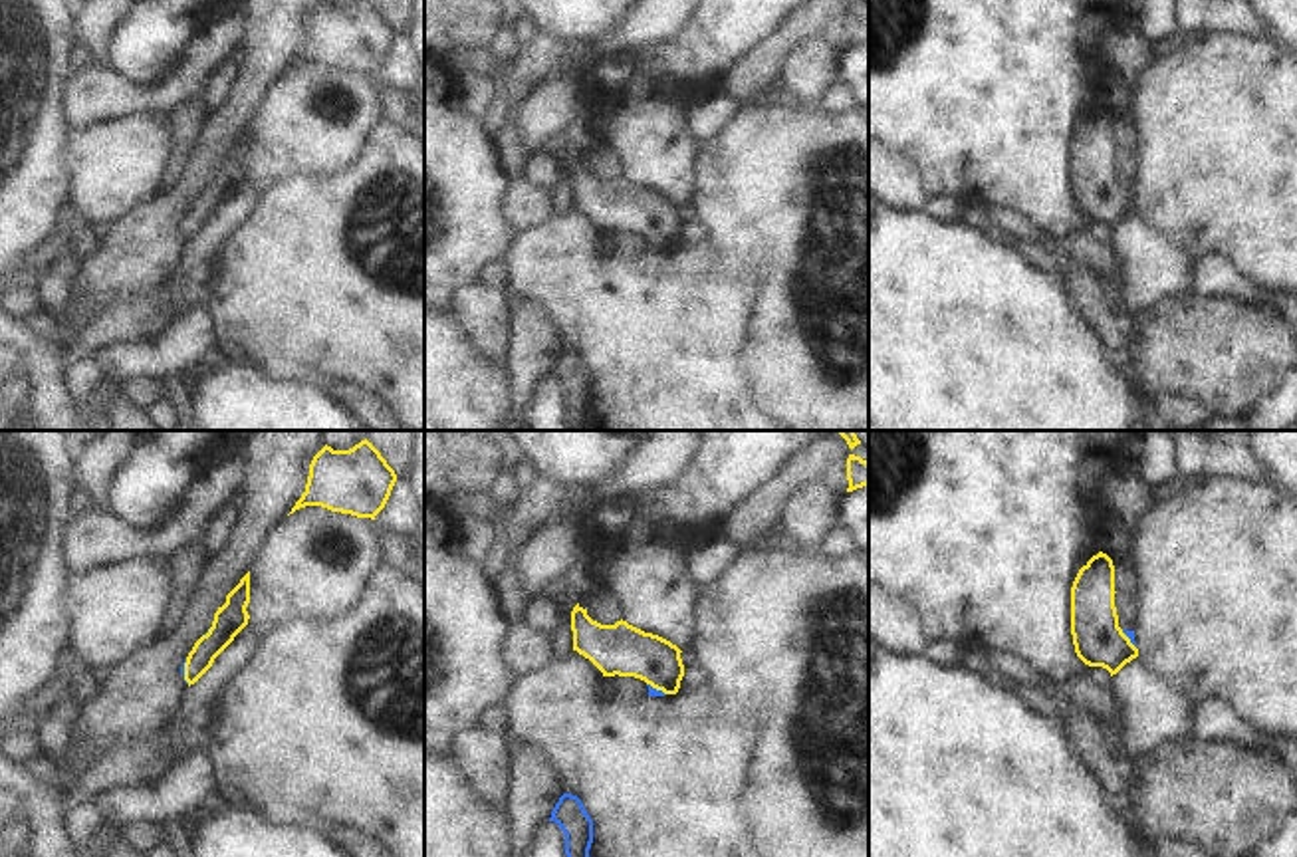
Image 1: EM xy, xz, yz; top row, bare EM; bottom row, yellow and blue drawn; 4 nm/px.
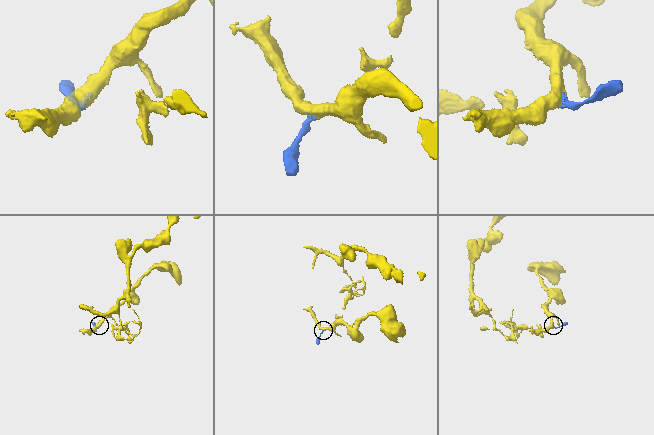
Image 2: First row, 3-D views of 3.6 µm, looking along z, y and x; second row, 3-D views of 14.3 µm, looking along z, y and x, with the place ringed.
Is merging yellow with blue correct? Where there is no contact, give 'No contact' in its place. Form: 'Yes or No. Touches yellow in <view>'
Yes. Touches yellow in xy.

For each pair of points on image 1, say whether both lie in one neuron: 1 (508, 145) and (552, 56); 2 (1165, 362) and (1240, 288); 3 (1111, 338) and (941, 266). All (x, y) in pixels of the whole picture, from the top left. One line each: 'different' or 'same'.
1: same
2: different
3: different

